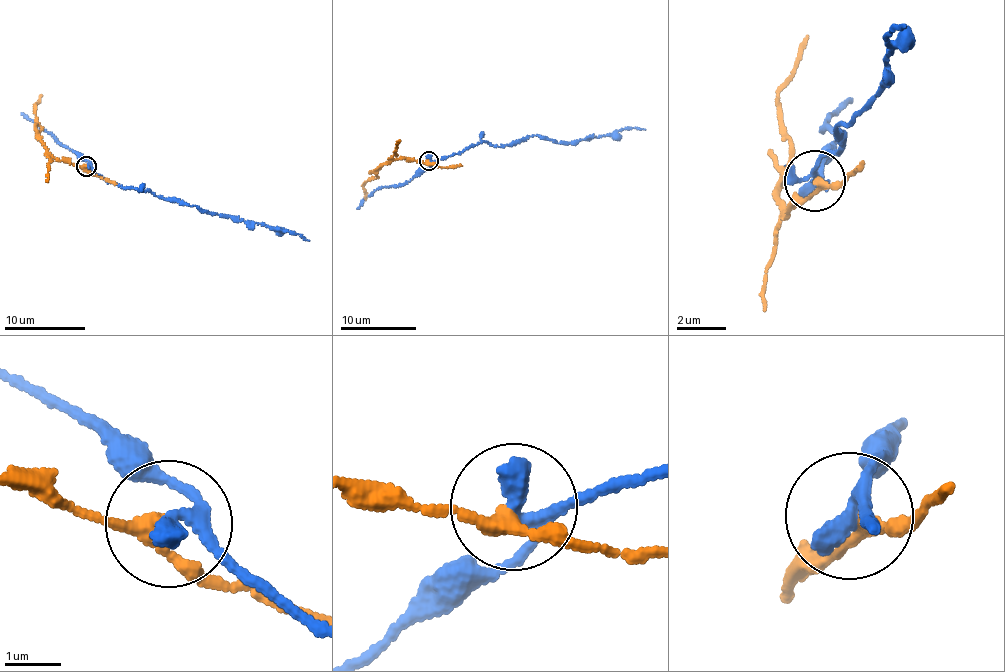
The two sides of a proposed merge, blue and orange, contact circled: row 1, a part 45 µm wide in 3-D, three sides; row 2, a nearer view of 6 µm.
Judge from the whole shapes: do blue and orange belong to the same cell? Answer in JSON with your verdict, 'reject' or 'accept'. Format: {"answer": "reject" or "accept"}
{"answer": "reject"}

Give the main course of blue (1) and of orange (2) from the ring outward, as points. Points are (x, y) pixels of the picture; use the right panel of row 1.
1: (812, 182), (830, 180), (814, 175), (845, 143), (834, 125), (888, 82), (885, 39), (907, 23)
2: (812, 182), (820, 185), (784, 217), (774, 161), (780, 82), (805, 36)

